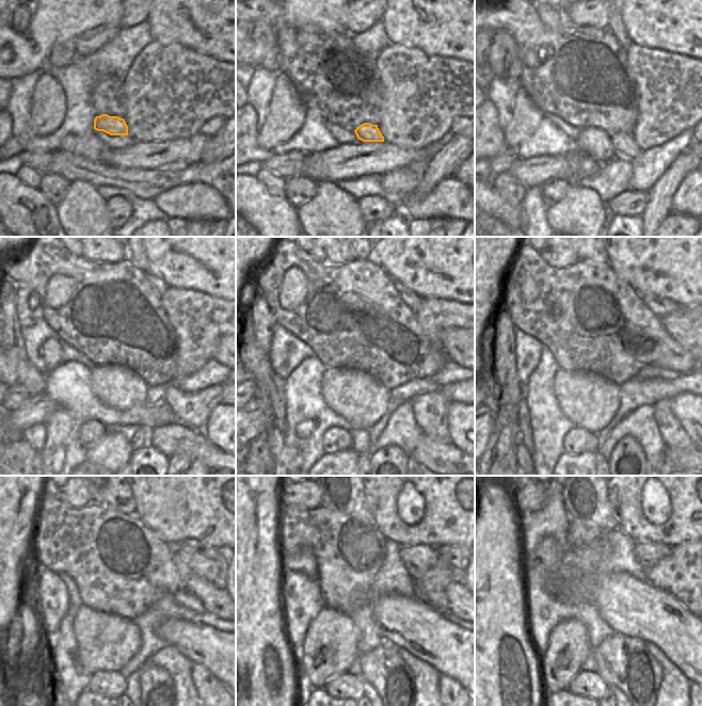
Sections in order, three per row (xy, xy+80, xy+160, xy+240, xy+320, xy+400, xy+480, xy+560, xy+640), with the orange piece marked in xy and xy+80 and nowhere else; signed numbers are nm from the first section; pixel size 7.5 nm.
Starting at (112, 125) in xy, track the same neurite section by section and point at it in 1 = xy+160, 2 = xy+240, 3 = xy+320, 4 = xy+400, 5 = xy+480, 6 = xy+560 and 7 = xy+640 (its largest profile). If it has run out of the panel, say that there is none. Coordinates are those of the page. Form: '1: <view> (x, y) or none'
1: xy+160 (624, 144)
2: xy+240 (192, 410)
3: xy+320 (430, 410)
4: xy+400 (674, 436)
5: xy+480 (211, 692)
6: xy+560 (451, 692)
7: xy+640 (691, 687)

